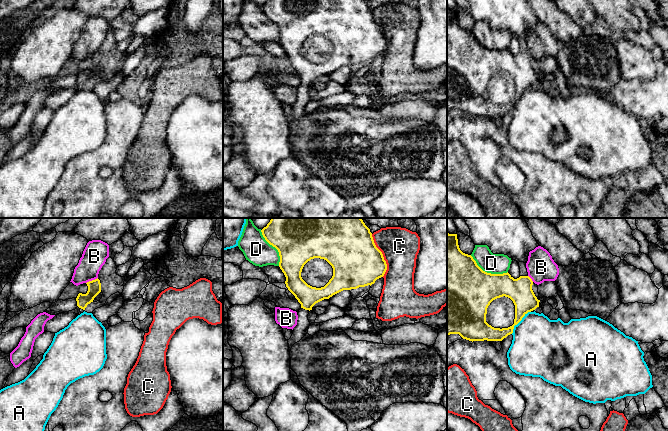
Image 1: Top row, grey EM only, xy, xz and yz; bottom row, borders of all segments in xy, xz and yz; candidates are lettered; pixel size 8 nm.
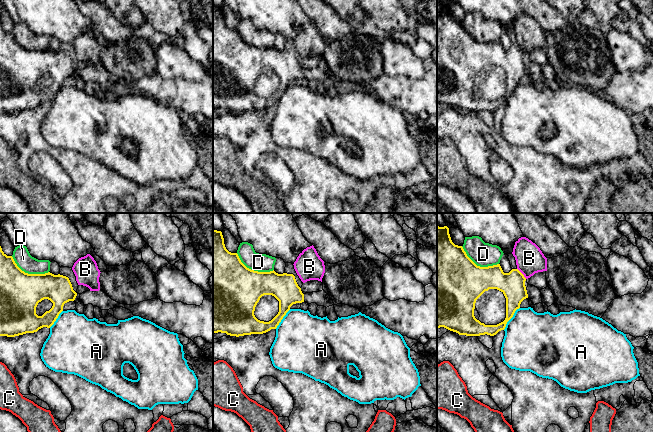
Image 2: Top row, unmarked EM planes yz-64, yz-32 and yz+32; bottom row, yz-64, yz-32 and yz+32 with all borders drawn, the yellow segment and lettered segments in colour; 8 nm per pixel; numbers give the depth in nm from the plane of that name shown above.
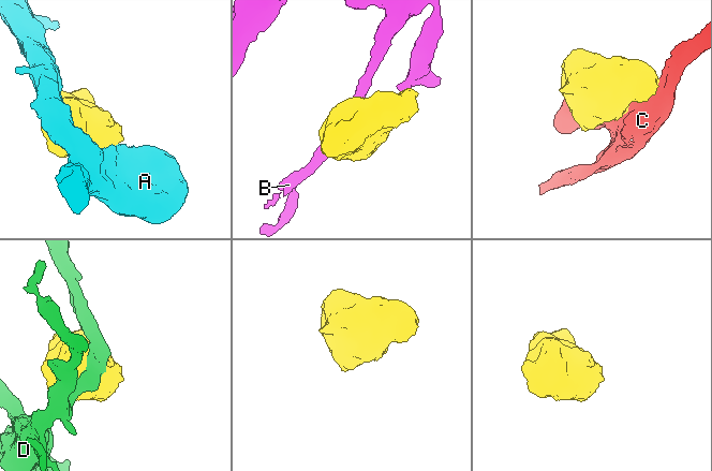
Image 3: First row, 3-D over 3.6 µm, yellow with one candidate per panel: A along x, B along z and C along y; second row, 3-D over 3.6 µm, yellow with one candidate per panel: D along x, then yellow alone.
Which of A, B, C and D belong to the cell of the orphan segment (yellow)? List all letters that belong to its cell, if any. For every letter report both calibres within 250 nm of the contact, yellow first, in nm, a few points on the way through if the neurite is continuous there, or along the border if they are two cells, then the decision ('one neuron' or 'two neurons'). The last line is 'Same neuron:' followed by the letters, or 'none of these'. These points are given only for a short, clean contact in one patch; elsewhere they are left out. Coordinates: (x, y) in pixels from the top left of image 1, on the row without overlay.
A: 190/440 nm | along yz (530, 87), (514, 102), (511, 109) | two neurons
B: 110/200 nm | along xy (97, 53), (86, 59) | two neurons
C: 400/300 nm | two neurons
D: 460/160 nm | two neurons
Same neuron: none of these

